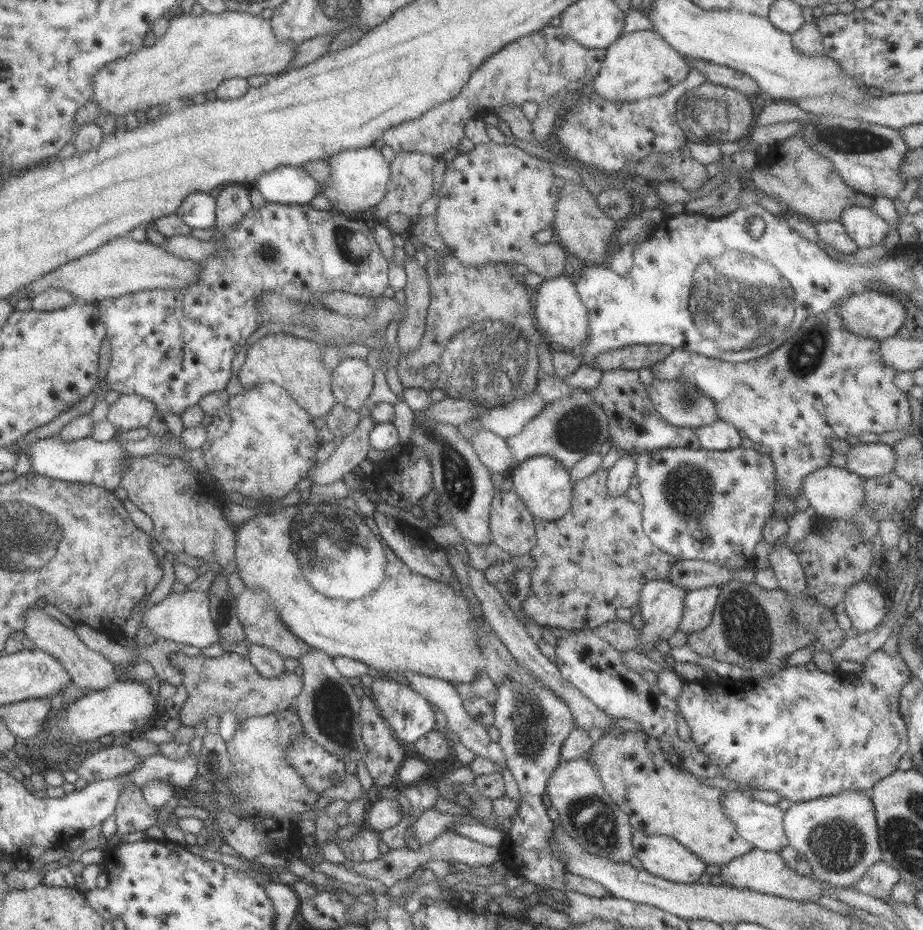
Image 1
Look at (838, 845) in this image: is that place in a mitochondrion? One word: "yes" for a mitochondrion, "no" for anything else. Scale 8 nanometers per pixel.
yes

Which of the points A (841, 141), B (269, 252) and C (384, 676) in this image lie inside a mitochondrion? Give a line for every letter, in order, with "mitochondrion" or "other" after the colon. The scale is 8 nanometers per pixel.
A: mitochondrion
B: mitochondrion
C: other

